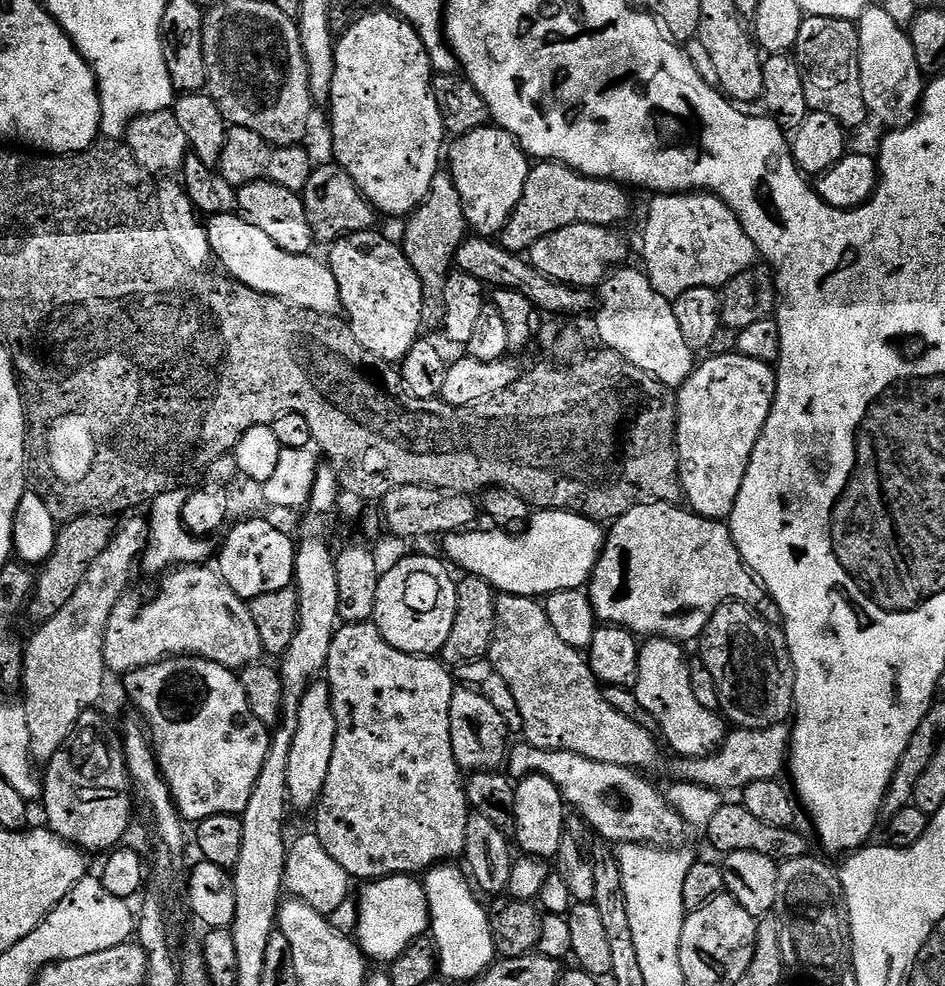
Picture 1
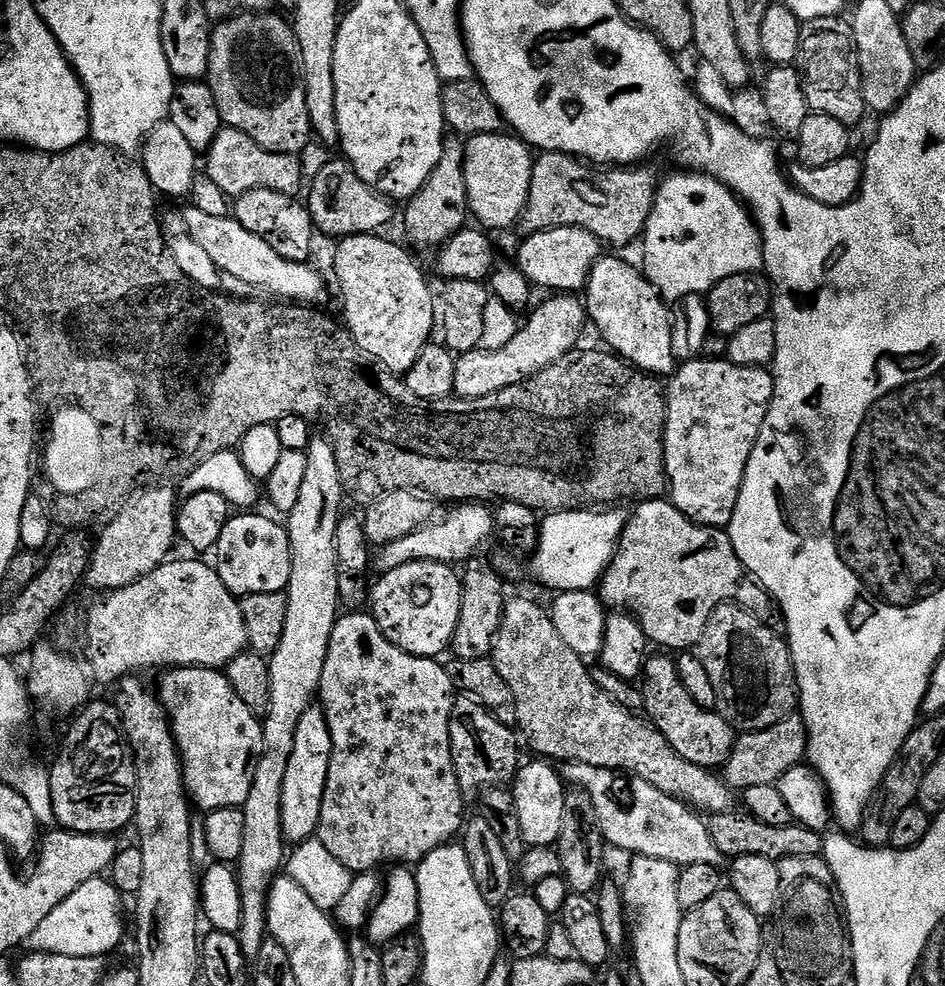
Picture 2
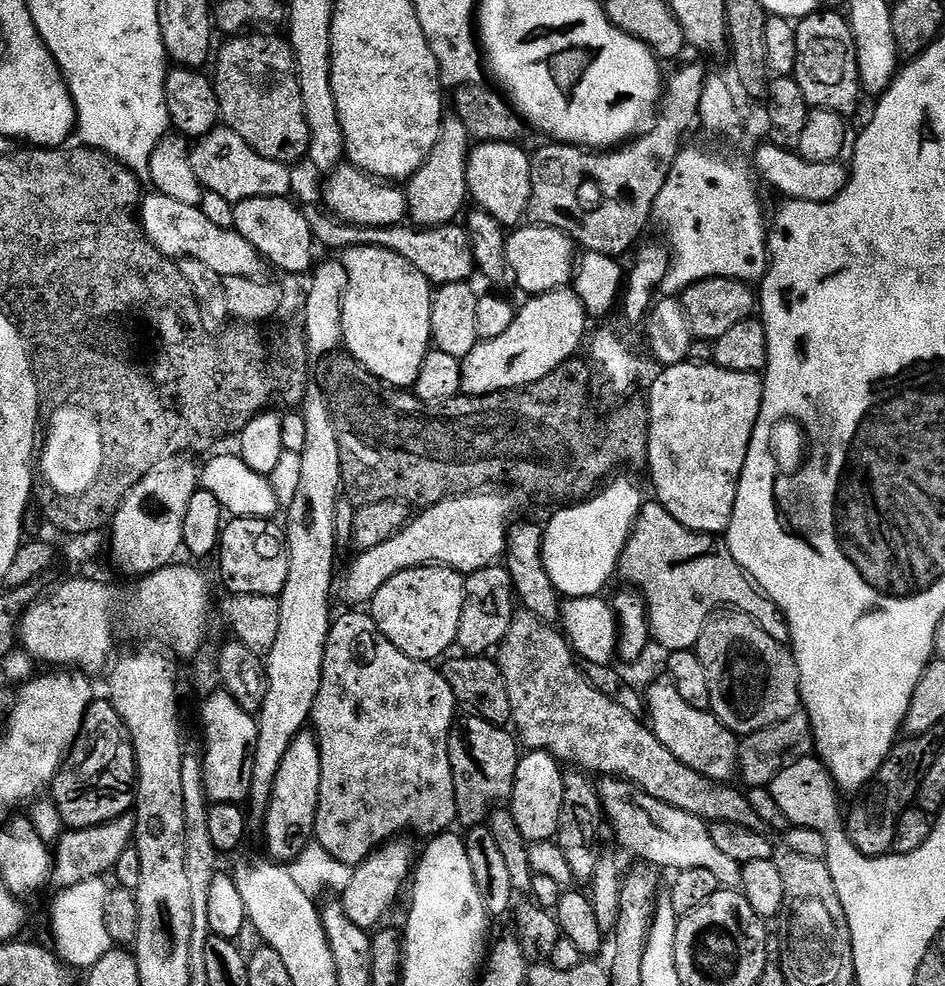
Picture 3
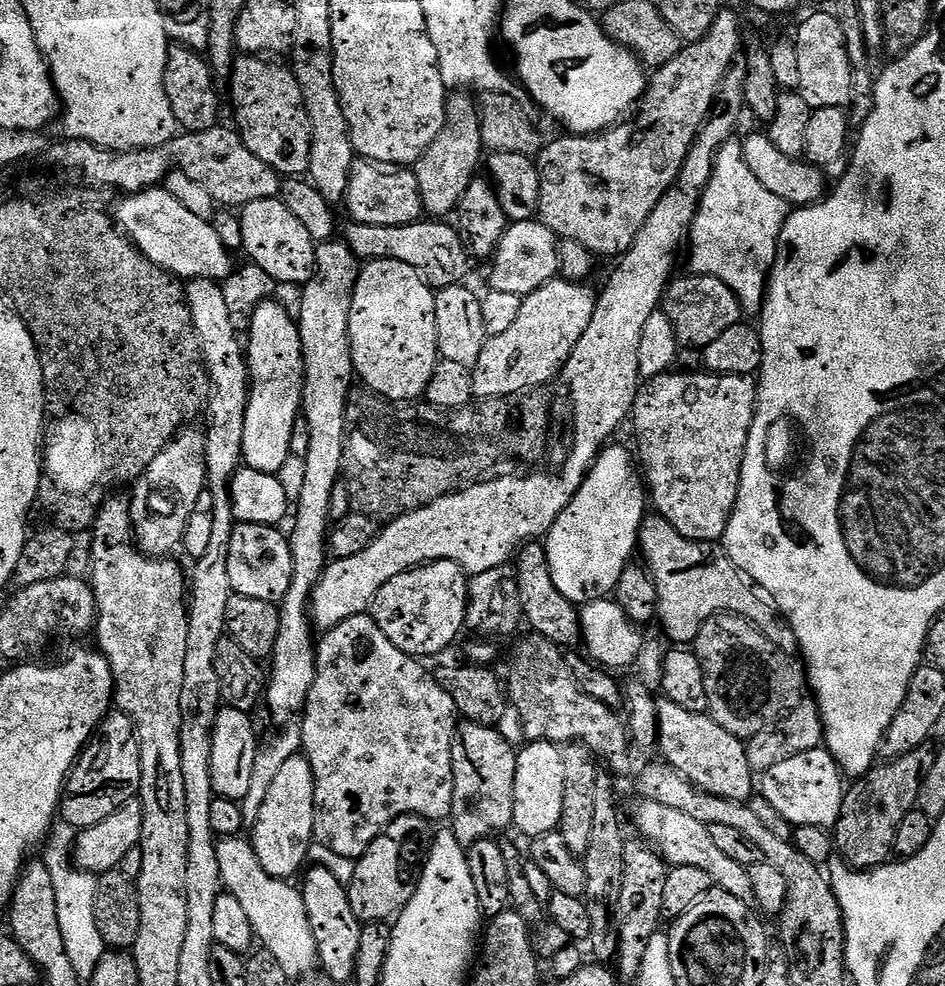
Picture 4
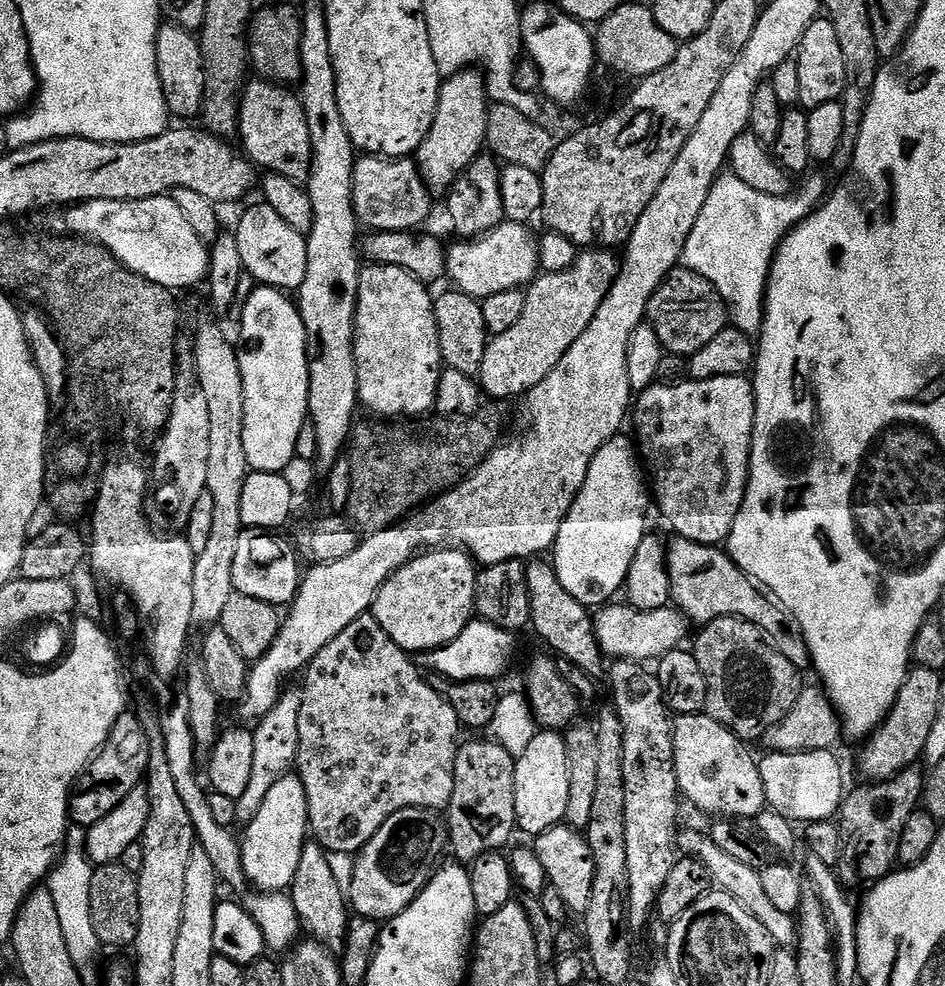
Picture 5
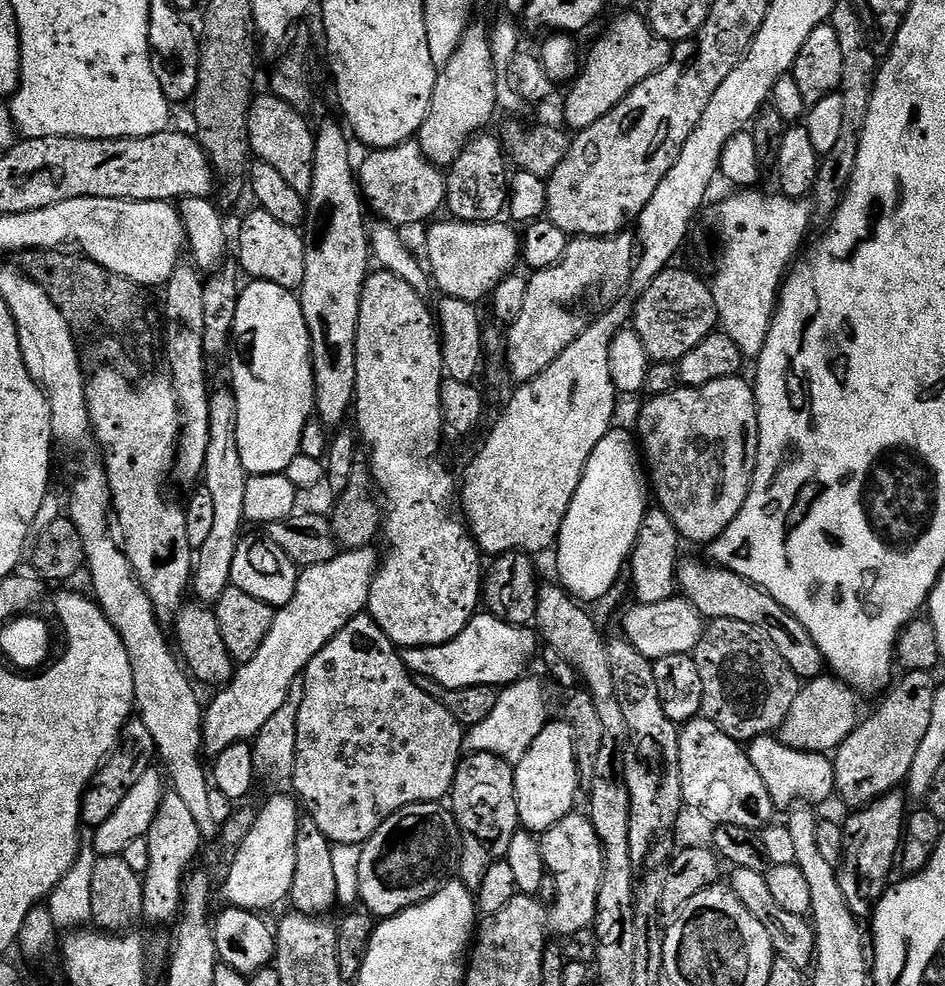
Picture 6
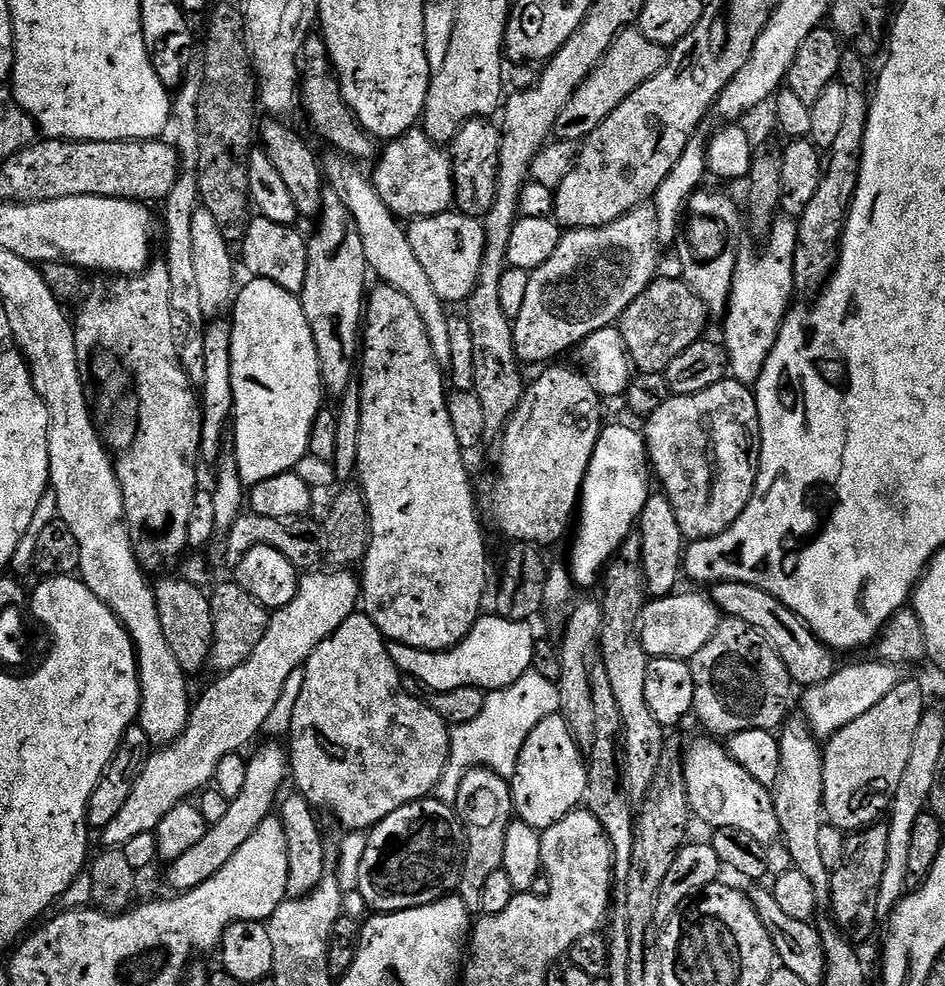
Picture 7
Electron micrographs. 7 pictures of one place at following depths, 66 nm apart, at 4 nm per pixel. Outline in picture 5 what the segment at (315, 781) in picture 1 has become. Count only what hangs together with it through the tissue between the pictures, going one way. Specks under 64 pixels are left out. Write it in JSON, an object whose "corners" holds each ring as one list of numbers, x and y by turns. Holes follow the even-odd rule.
{"corners":[[287,774,278,778,278,782,271,786,270,790,267,791,266,798,262,801,262,806,259,807,258,814,255,815,254,820,250,822,248,827,243,829,244,840,242,836,242,843,240,844,240,853,242,854,242,866,244,867,244,878,249,885,253,884,253,889,262,892,284,892,285,890,291,889,292,883,294,882,294,874,298,874,298,862,302,859,302,850,304,845,310,836,310,825,308,823,308,803,306,802,306,786,302,786,299,775]]}

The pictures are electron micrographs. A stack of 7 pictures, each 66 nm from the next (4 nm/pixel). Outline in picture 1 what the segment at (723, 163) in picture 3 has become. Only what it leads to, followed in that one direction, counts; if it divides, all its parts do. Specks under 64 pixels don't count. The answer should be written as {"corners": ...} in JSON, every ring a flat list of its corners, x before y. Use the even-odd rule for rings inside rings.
{"corners":[[685,192,683,194,656,194,651,199,652,201,648,204,648,221,644,224,644,264,642,263,642,268,649,282,654,286,654,290,658,290,658,294,662,294,674,302,679,296,686,294,686,290,694,290,695,288,719,289,728,284,735,276,742,274,747,268,753,267,757,263,758,253,754,242,750,242,746,230,742,230,740,219,730,210,730,206,726,206,726,202,720,200,719,196,713,196,706,192]]}

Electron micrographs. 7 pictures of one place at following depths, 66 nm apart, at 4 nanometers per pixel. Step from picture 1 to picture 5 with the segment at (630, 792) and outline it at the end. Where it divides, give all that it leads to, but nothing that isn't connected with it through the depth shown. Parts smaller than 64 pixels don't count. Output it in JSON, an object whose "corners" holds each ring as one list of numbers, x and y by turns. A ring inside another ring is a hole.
{"corners":[[681,831,678,836,678,848,681,853,690,854,691,859,700,860,710,870,713,885,719,891,730,894,730,898,734,898,734,902,738,902,738,906,742,906,742,910,746,910,746,914,754,914,754,918,758,918,758,922,762,922,762,926,766,929,766,934,770,934,773,944,784,950,795,949,796,916,785,914,770,903,770,898,762,887,760,868,757,865,754,866,755,863,738,862,731,854,726,854,726,850,722,850,722,846,713,842,711,835,704,833,703,836,700,832]]}

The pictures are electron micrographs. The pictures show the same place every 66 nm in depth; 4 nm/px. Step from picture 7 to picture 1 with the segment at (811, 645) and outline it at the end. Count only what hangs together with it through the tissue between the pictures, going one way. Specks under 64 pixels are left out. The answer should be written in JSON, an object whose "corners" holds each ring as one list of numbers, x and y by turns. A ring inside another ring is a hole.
{"corners":[[659,502,655,504,643,504,642,506,634,506,634,510,630,510,626,514,619,516,611,527,607,529,604,538,604,547,600,550,600,557,592,571,592,578,586,585,586,591,592,603,592,609,596,615,596,619,601,625,627,628,629,632,640,638,665,636,668,640,679,640,681,642,689,642,688,640,692,640,692,642,699,641,706,630,706,626,710,622,710,618,723,604,729,602,748,605,749,608,755,610,768,624,779,625,782,620,778,606,772,600,772,595,764,591,763,584,753,576,748,568,748,563,742,558,742,554,732,537,731,527,727,523,718,520,707,520,706,518,697,516,695,512,689,510,687,507,677,506,676,504,662,504]]}

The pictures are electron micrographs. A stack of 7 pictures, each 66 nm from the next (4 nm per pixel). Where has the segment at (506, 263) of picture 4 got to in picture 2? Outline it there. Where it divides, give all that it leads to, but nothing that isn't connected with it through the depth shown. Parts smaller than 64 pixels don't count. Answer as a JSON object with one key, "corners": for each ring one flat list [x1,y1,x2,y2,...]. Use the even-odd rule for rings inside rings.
{"corners":[[551,228,535,232,532,236,524,236,521,241,520,253,514,257,520,273,527,278,529,284,537,289,549,288,549,293,552,294,583,293,588,287,588,275,592,267,600,261,602,255,602,245,599,238,581,228]]}

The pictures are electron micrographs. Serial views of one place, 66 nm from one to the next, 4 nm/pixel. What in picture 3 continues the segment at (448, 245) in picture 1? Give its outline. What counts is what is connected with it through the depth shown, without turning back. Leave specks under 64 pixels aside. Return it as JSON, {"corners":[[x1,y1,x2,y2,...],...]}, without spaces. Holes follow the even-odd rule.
{"corners":[[452,114,440,125,438,142,430,152,424,165,407,181,408,220,417,228,442,228,445,224,459,221,465,211,464,203,469,203,468,156,474,147,464,121]]}

